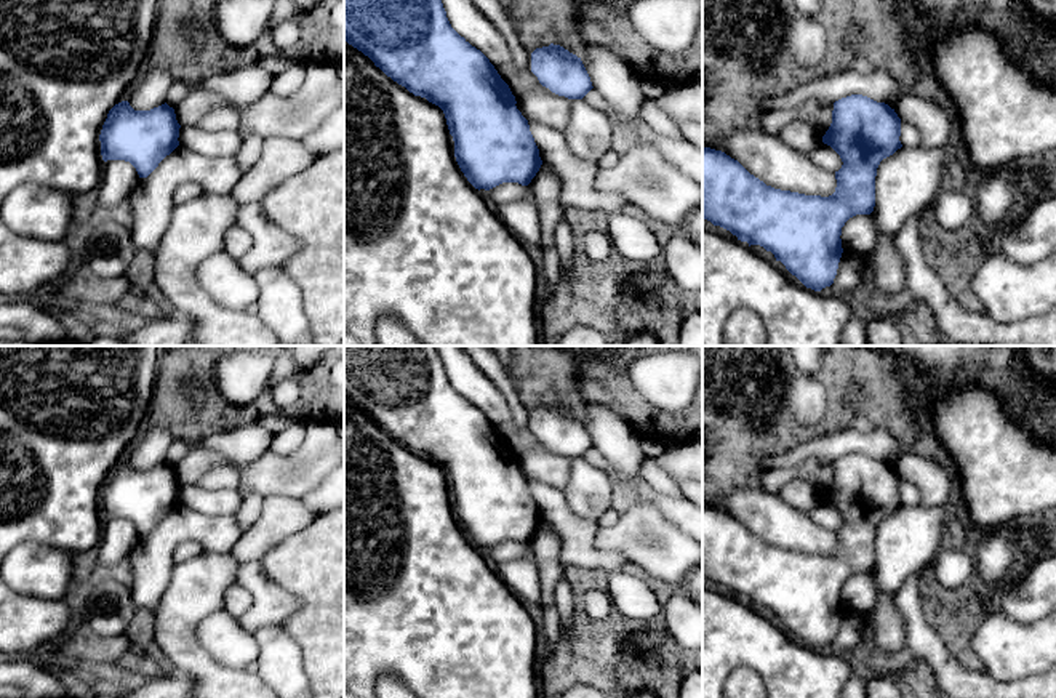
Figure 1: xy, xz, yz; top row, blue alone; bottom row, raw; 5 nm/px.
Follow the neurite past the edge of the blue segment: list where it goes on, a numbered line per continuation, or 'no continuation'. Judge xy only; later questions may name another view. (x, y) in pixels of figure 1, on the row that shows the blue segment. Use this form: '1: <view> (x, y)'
no continuation

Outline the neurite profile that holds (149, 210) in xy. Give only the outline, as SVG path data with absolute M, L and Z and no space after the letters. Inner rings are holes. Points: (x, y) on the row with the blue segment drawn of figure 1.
M178 146L147 178L141 178L125 208L125 218L130 223L136 250L155 255L162 237L171 223L171 211L174 207L173 195L178 186L195 183L211 195L232 195L240 176L242 173L234 155L206 157Z

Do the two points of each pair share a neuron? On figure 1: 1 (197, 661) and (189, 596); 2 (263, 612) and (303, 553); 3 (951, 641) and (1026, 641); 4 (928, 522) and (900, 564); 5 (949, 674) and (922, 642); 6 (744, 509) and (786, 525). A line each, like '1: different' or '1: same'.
1: same
2: different
3: different
4: same
5: same
6: same

